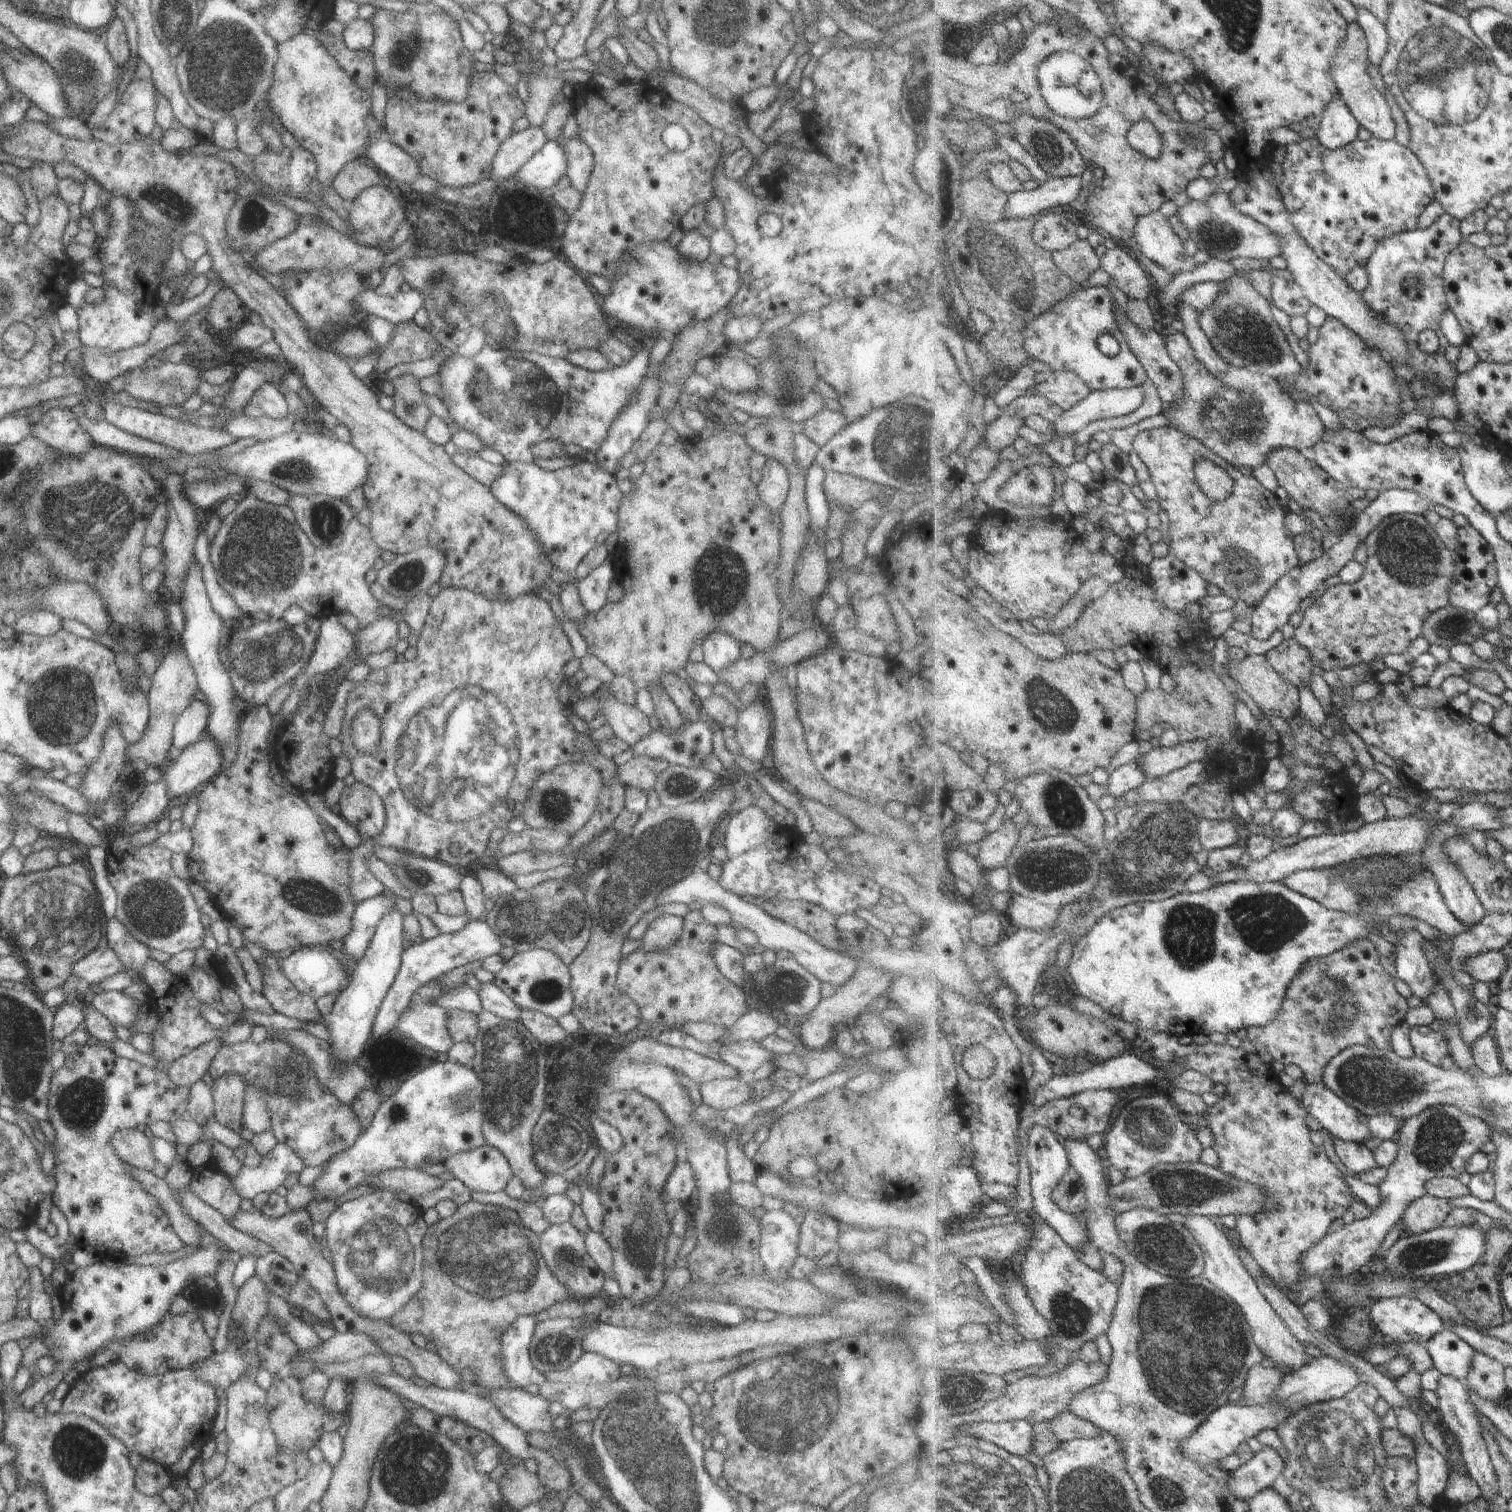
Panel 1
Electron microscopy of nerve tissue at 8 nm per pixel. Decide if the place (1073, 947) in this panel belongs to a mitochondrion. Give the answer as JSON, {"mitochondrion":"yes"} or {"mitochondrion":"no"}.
{"mitochondrion":"no"}

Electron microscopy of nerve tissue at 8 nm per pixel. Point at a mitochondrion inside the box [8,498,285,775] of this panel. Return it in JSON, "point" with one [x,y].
{"point":[50,725]}

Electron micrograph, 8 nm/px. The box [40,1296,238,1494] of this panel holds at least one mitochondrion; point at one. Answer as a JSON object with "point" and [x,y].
{"point":[81,1454]}

